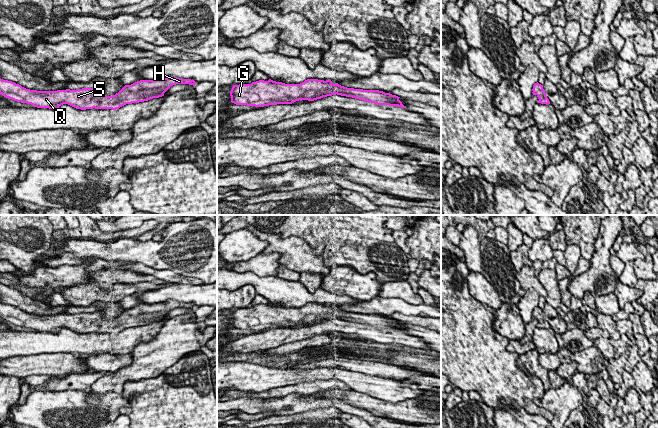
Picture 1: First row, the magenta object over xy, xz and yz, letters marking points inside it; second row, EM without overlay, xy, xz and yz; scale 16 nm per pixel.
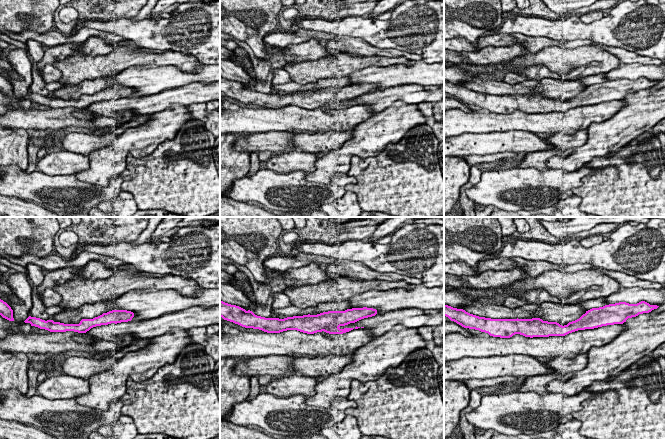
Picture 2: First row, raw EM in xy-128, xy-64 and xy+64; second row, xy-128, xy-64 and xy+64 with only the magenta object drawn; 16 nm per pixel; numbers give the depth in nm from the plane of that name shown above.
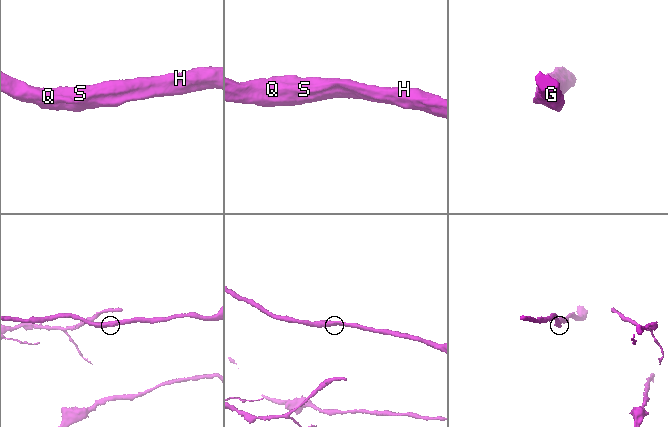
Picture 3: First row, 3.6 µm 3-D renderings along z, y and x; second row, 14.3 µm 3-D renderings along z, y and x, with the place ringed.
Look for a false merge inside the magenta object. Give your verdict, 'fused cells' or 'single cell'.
single cell

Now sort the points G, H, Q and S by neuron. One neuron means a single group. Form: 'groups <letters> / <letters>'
groups G H Q S

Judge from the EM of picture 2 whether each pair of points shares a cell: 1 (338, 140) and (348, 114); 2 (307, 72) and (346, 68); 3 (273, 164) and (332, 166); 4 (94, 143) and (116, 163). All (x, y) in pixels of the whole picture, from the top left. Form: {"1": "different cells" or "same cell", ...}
{"1": "different cells", "2": "same cell", "3": "different cells", "4": "different cells"}

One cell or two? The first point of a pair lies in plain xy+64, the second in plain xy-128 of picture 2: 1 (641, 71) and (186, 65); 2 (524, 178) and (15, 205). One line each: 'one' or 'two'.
1: two
2: two

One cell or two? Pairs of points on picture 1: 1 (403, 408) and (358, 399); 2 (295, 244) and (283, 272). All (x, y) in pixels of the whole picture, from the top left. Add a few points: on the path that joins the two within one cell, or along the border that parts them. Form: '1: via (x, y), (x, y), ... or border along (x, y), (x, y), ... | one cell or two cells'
1: via (392, 408), (379, 408), (369, 403) | one cell
2: border along (281, 264), (299, 273) | two cells

